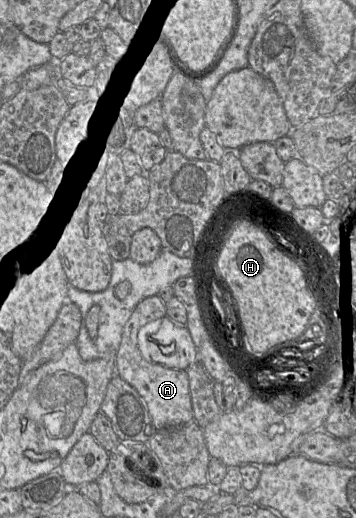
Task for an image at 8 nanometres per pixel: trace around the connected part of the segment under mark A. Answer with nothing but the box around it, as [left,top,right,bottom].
[115,295,194,431]

